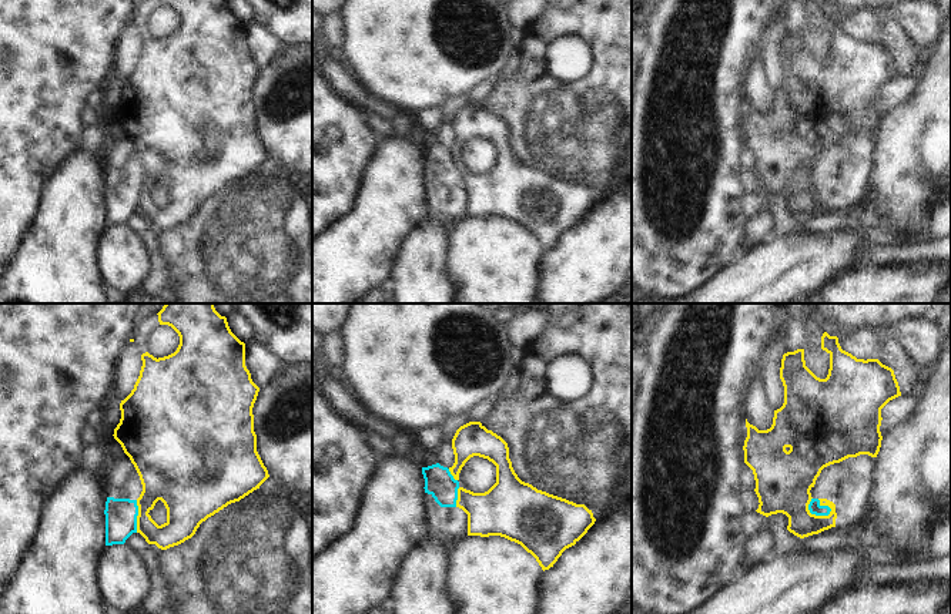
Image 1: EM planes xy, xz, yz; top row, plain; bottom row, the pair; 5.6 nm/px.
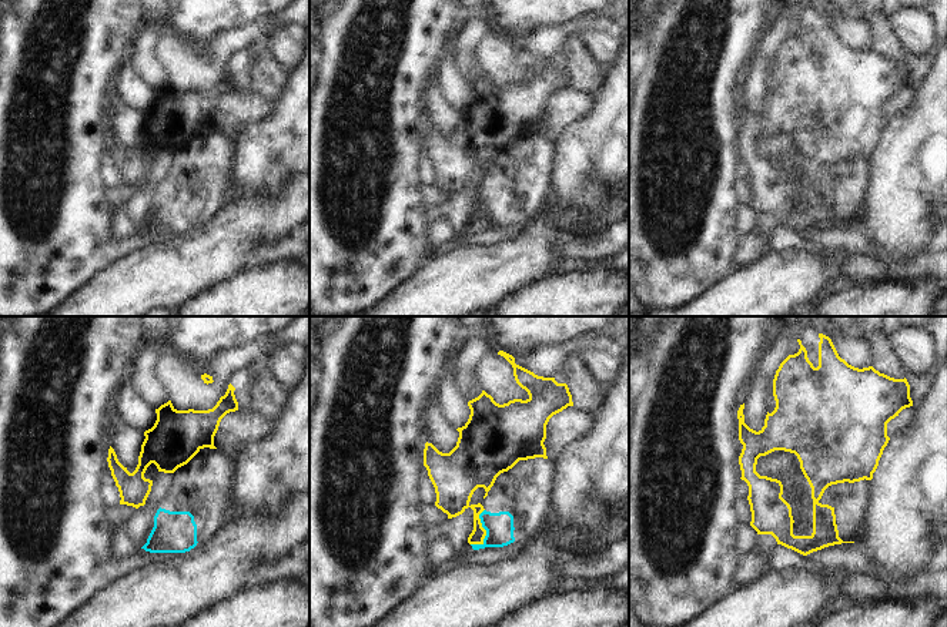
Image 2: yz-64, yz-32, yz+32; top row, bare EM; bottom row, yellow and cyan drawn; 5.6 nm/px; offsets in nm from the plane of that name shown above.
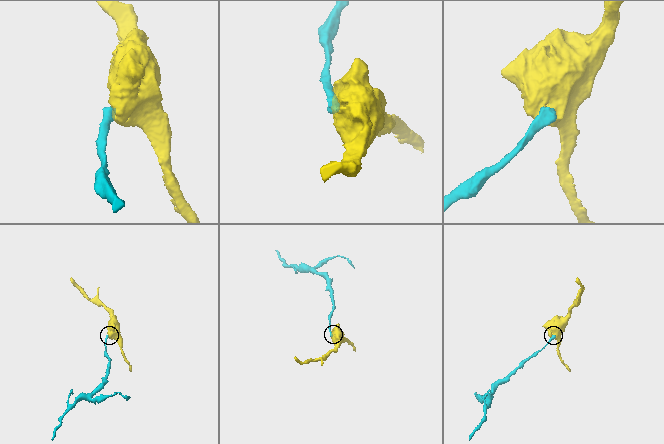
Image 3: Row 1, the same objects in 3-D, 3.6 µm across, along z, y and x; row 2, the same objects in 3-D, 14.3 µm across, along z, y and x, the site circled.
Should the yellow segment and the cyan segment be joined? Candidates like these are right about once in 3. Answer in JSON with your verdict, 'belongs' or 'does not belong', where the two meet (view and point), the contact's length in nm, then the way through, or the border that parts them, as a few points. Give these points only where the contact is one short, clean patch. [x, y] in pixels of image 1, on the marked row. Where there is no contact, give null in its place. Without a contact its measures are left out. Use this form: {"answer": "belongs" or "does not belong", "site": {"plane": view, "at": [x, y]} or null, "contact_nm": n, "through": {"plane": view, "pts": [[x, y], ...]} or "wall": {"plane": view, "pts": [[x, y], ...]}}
{"answer": "does not belong", "site": {"plane": "yz", "at": [813, 514]}, "contact_nm": 150, "wall": {"plane": "yz", "pts": [[811, 497], [809, 505], [811, 513], [830, 513]]}}

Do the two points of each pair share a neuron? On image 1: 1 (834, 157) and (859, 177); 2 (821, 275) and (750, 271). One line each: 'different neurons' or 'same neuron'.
1: same neuron
2: same neuron

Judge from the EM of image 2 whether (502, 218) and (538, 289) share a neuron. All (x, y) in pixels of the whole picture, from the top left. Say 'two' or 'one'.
two

